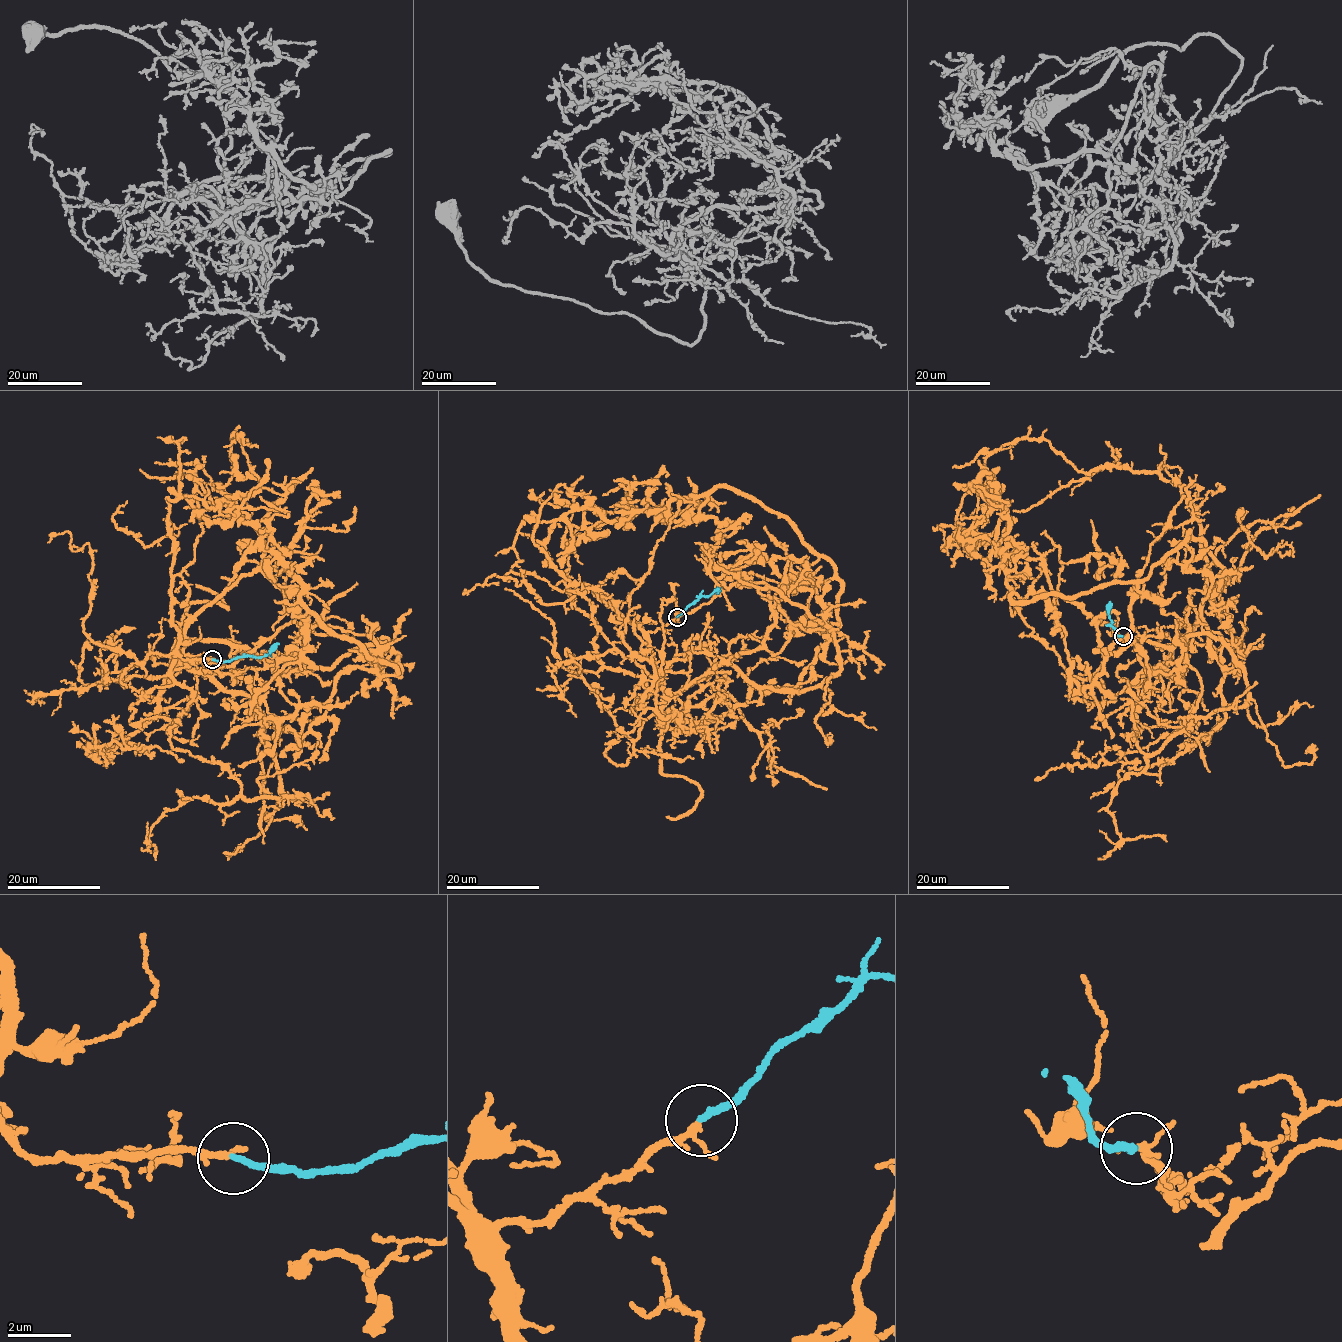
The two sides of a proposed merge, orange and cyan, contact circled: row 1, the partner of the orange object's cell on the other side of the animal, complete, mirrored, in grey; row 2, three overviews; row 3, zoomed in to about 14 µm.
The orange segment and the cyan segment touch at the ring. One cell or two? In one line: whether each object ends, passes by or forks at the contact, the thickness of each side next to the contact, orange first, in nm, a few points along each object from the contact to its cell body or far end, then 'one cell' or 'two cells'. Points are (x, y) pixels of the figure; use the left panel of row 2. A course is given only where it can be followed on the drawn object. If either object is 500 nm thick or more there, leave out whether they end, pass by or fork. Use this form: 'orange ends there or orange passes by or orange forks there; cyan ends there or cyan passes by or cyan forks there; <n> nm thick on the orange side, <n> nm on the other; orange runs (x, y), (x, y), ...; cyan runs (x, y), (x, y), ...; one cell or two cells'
orange passes by; cyan ends there; 150 nm thick on the orange side, 200 nm on the other; orange runs (212, 660), (170, 670), (183, 639), (284, 673), (383, 639), (400, 656), (398, 676), (353, 666), (221, 748); cyan runs (212, 660), (264, 656), (279, 643); one cell

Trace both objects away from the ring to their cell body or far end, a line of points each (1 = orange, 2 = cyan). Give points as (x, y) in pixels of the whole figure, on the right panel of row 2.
1: (1123, 637), (1191, 630), (1227, 575), (1209, 592), (1224, 571), (1204, 542), (1190, 532), (1130, 591), (1100, 730)
2: (1123, 637), (1117, 635), (1111, 624), (1114, 621), (1111, 619), (1110, 601)

